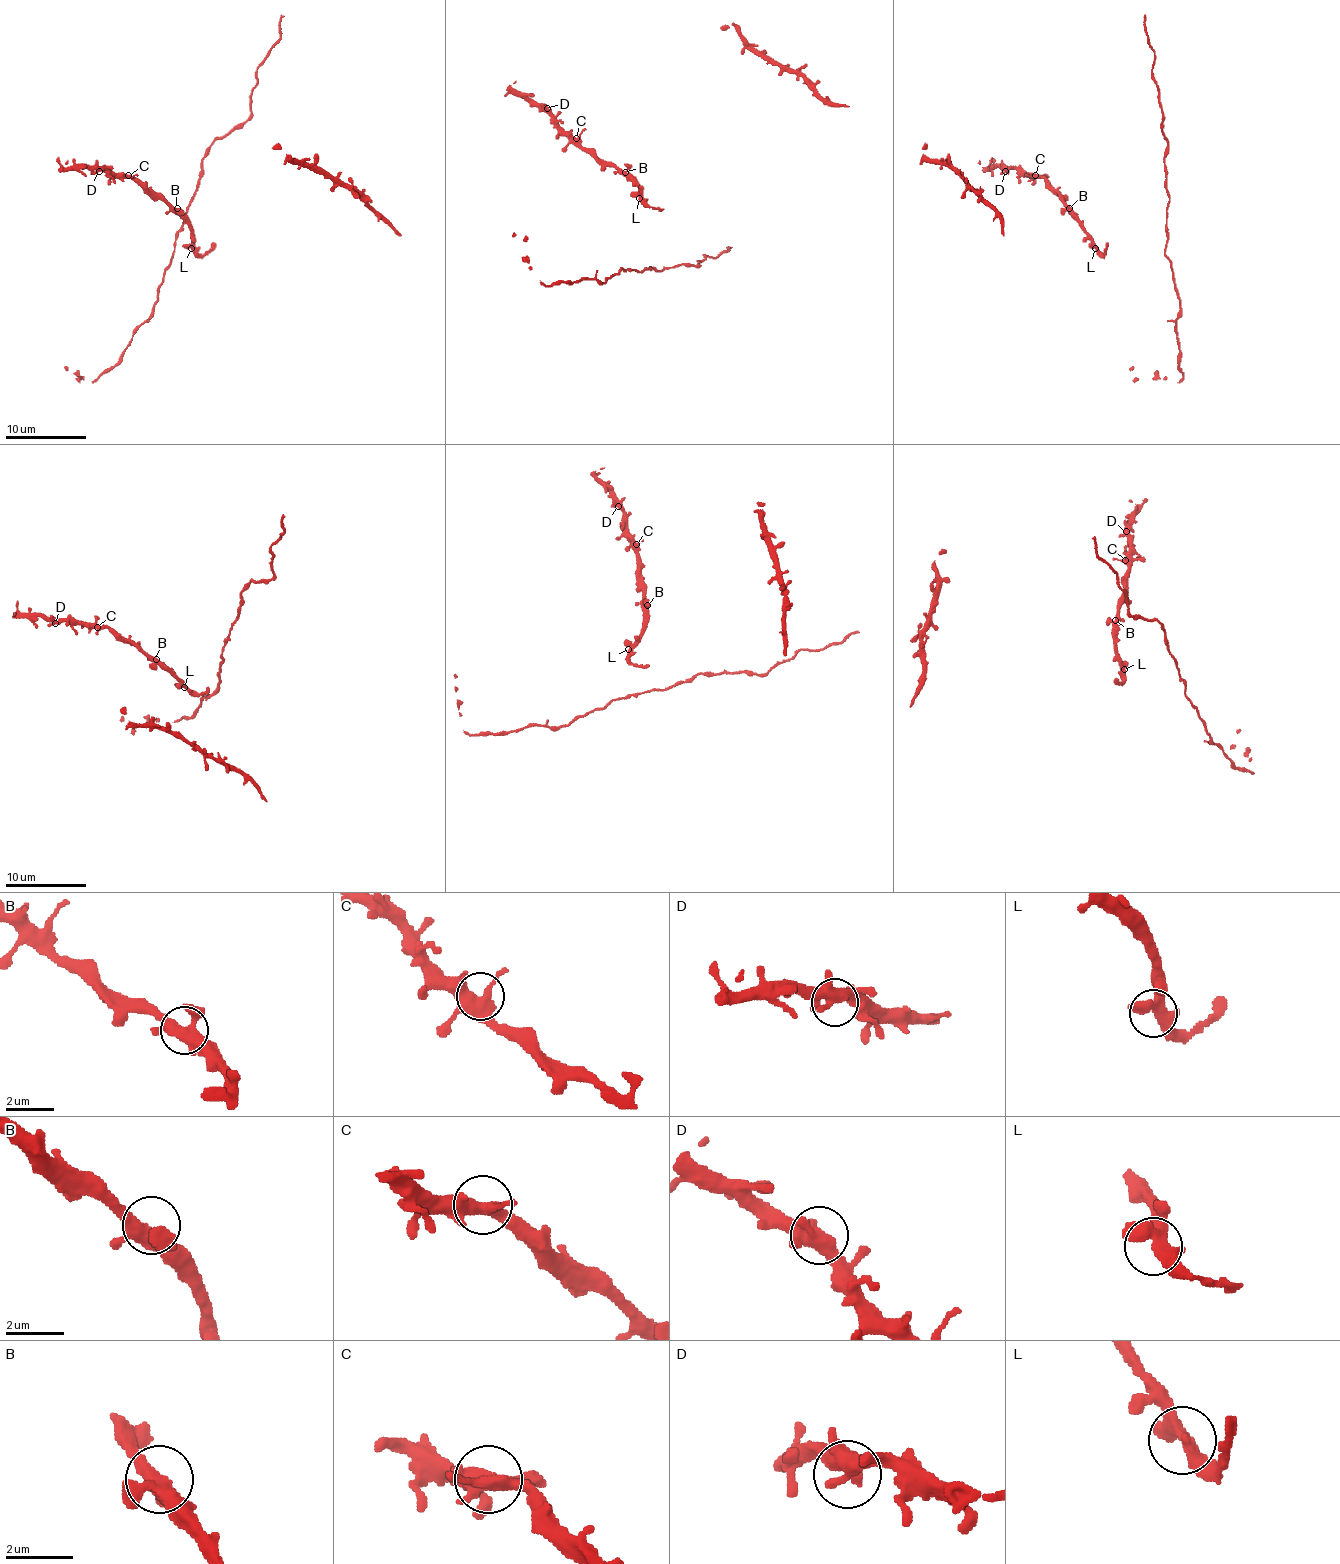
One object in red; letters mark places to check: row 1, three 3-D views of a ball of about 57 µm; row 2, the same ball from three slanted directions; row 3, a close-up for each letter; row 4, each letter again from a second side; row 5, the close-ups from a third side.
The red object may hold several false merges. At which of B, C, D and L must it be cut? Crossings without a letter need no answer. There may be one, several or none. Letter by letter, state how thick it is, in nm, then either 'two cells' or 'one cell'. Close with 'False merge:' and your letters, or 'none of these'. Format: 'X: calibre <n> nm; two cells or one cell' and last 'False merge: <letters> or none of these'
B: calibre 440 nm; one cell
C: calibre 440 nm; one cell
D: calibre 400 nm; one cell
L: calibre 380 nm; one cell
False merge: none of these

